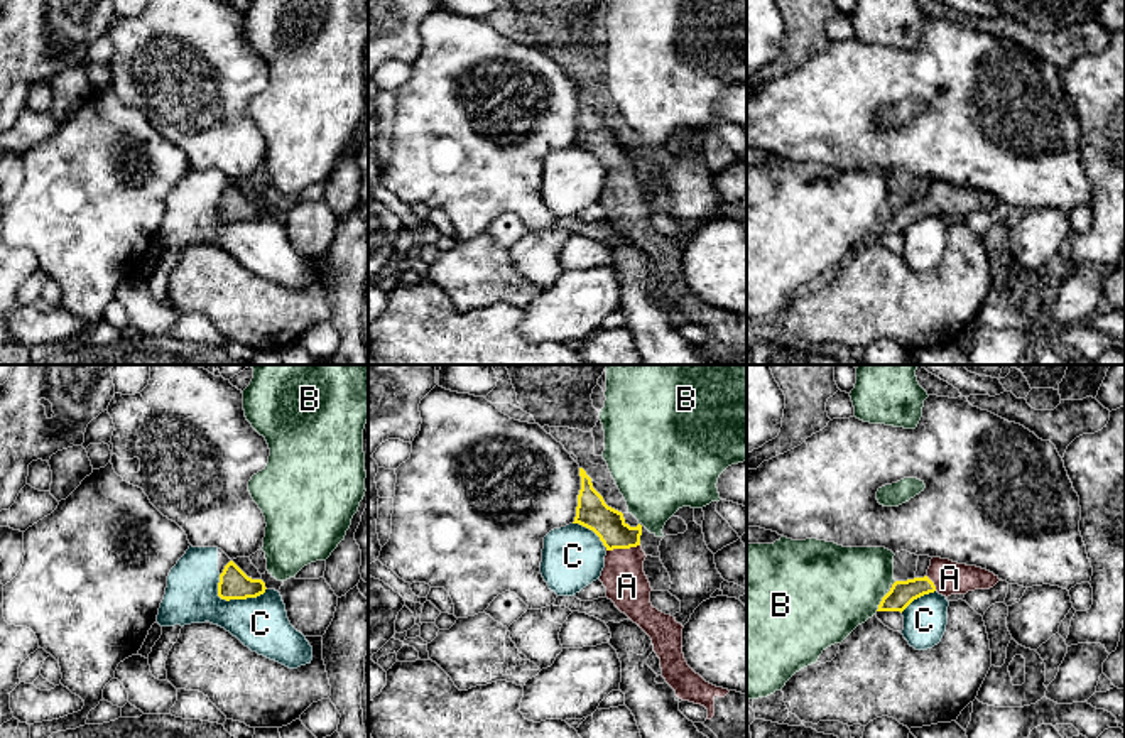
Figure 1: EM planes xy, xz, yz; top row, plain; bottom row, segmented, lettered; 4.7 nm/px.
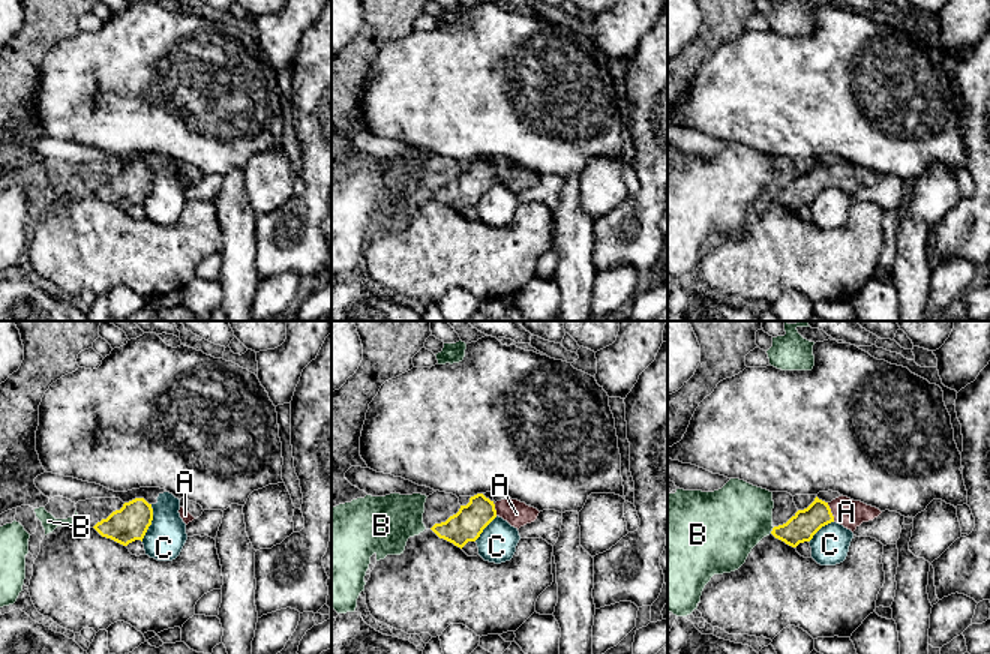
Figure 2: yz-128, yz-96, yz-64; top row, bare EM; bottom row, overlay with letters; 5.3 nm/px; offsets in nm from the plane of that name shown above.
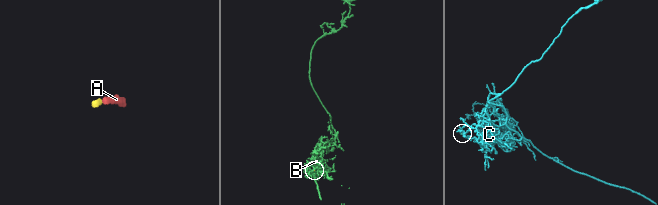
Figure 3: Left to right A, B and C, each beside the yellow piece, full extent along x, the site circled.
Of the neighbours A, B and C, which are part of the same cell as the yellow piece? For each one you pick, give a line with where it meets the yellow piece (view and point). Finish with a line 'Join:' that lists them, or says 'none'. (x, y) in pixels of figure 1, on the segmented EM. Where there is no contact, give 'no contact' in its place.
A: meets yellow in xz at (622, 548)
Join: A

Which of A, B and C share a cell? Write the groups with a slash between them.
A / B / C

